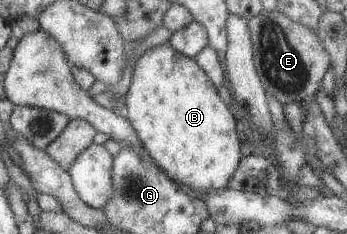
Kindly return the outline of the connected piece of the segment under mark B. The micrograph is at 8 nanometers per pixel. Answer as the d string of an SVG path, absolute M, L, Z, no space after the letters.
M170 40L153 46L135 61L131 85L125 95L126 117L137 130L154 161L173 181L191 186L195 191L213 192L227 188L244 158L237 119L223 103L216 84L196 58L177 51Z

